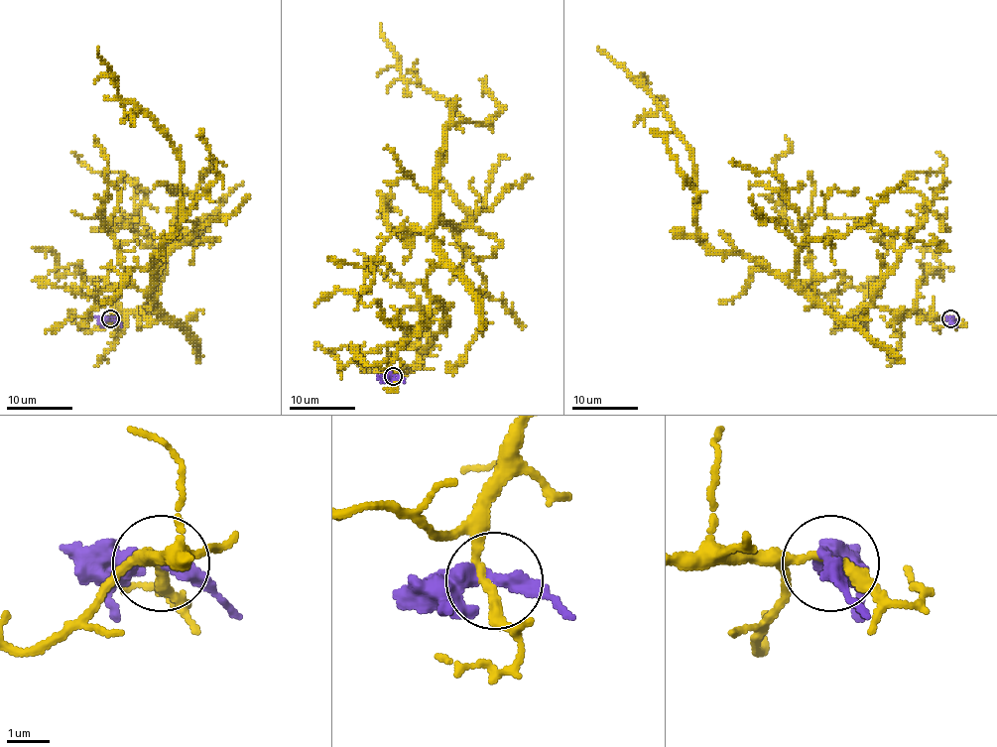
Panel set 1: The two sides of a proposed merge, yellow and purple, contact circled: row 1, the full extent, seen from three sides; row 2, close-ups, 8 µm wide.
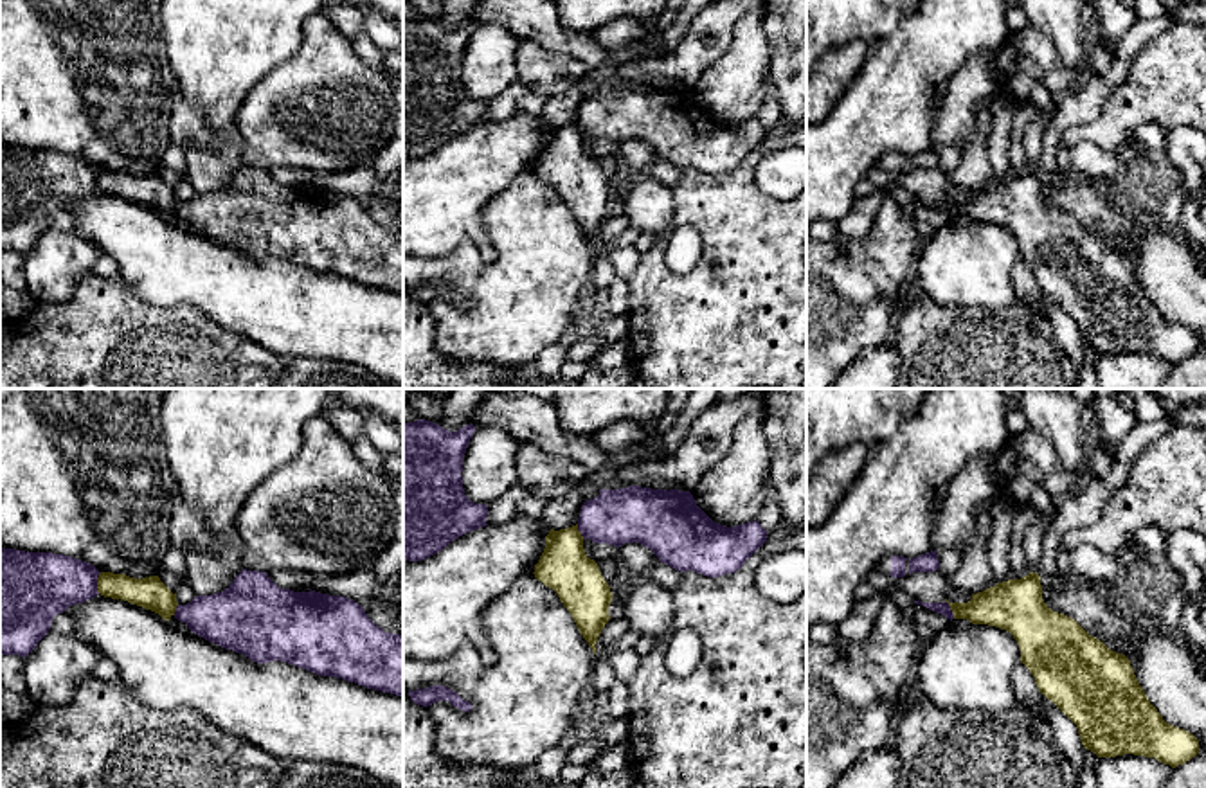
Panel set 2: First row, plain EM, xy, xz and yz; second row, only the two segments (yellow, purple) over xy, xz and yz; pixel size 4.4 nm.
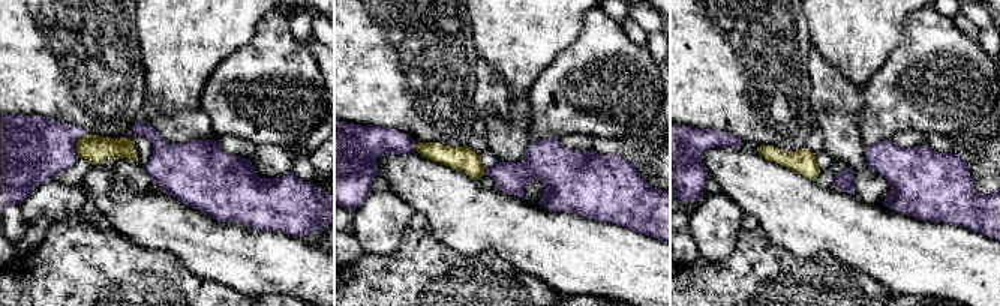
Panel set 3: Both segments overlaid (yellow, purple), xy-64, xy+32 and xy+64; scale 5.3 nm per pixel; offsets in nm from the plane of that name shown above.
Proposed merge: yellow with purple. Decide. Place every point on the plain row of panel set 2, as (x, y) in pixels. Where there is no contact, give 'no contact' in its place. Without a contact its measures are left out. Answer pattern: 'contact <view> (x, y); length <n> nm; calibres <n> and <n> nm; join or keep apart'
contact xy (98, 180); length 100 nm; calibres 140 and 300 nm; keep apart

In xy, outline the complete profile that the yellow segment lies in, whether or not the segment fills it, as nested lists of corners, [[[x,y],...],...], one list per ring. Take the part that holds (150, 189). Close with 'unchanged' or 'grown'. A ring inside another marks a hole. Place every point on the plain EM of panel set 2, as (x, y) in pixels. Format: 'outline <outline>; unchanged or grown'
outline [[[101,169],[97,189],[104,194],[128,198],[158,210],[169,218],[176,209],[176,191],[173,191],[158,173],[130,175],[126,171]]]; unchanged

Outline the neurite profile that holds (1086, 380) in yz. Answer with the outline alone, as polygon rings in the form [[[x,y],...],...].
[[[1084,345],[1085,356],[1084,356],[1084,367],[1078,372],[1078,389],[1100,389],[1094,372],[1094,360],[1098,353],[1087,345]]]

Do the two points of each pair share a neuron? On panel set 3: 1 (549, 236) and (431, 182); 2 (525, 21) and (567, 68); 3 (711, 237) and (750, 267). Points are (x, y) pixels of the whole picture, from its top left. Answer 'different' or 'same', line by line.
1: same
2: different
3: different

